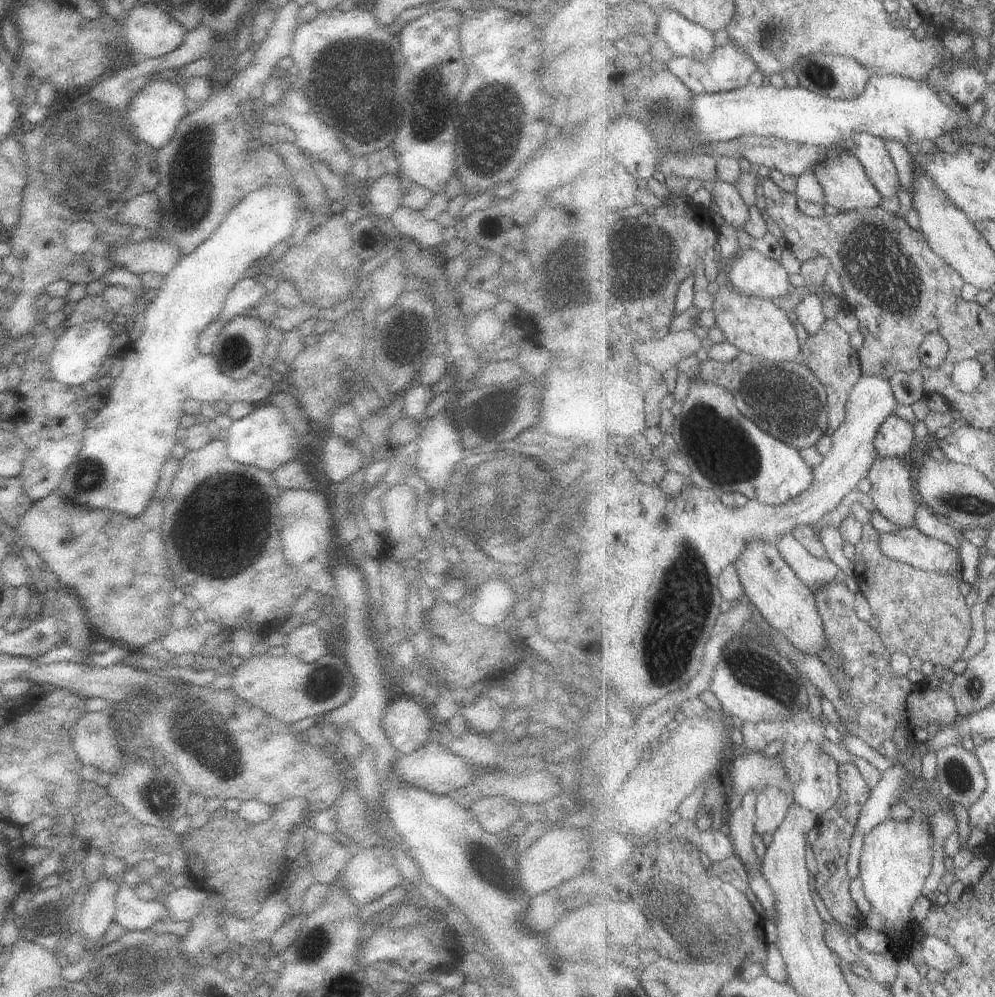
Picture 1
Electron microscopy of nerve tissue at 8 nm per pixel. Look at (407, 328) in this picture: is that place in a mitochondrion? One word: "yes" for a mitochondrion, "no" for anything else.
yes

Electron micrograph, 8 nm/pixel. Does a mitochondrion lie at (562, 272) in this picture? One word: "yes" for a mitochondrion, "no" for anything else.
yes

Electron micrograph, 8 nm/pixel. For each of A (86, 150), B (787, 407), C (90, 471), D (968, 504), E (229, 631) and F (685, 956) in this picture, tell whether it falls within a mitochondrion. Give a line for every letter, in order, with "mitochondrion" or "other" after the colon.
A: mitochondrion
B: mitochondrion
C: mitochondrion
D: mitochondrion
E: other
F: other

